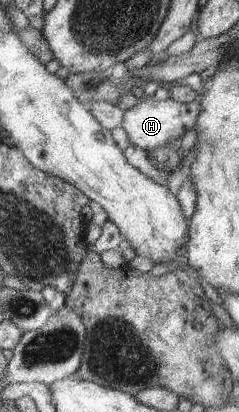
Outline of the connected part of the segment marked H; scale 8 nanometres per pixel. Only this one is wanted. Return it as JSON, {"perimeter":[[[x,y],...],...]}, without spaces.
{"perimeter":[[[149,96],[138,100],[137,104],[126,110],[124,114],[124,124],[122,128],[126,132],[132,145],[142,148],[142,150],[154,150],[168,146],[182,138],[188,130],[192,130],[197,125],[197,118],[202,112],[200,100],[195,98],[191,103],[182,104],[172,100],[172,98],[163,101],[156,101]]]}

